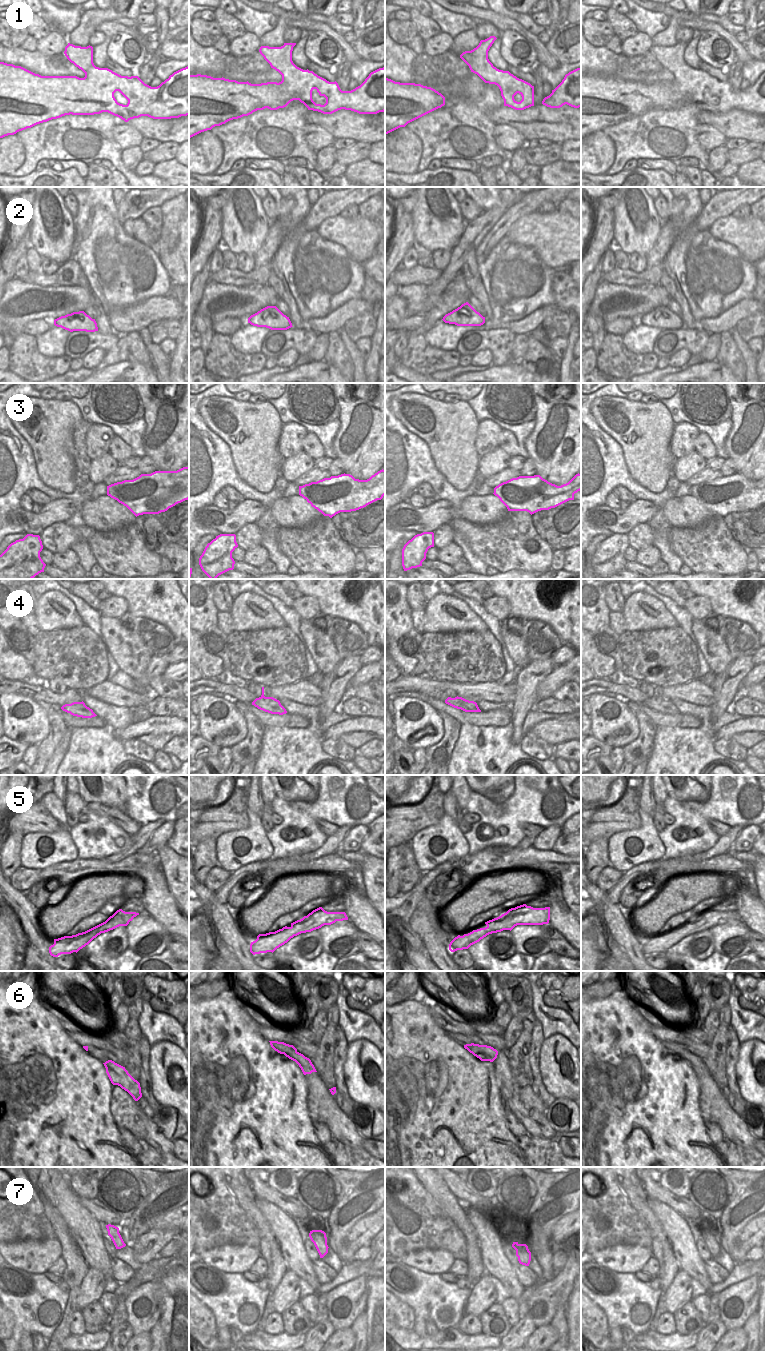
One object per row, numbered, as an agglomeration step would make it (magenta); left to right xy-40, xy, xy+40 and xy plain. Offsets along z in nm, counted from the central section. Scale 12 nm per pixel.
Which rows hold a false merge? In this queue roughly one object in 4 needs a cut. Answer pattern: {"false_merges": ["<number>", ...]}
{"false_merges": ["4"]}

